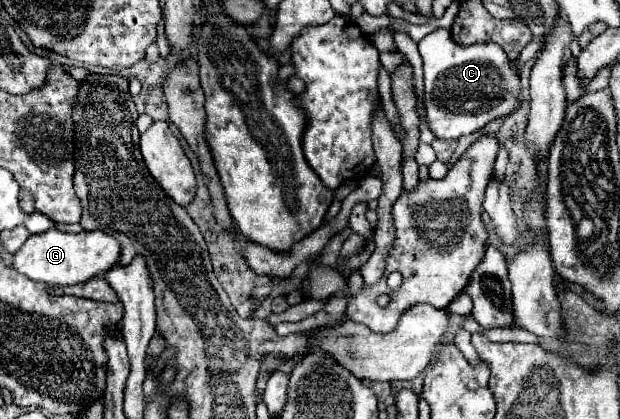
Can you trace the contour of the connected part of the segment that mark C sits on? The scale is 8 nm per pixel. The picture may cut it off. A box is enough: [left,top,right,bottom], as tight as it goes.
[419,28,521,140]

